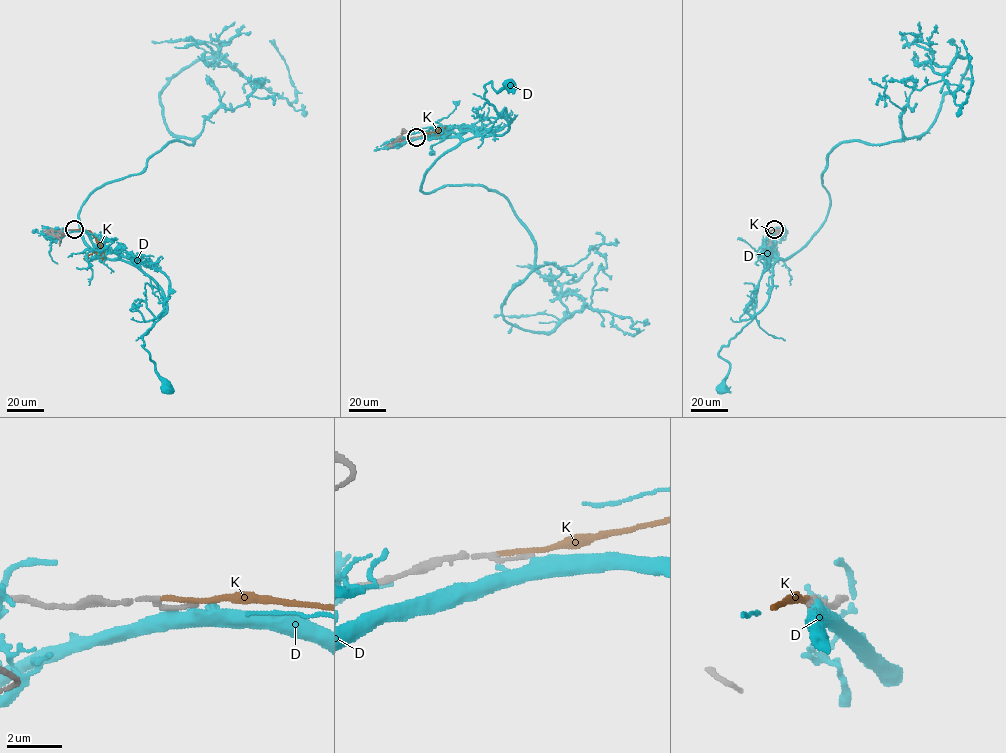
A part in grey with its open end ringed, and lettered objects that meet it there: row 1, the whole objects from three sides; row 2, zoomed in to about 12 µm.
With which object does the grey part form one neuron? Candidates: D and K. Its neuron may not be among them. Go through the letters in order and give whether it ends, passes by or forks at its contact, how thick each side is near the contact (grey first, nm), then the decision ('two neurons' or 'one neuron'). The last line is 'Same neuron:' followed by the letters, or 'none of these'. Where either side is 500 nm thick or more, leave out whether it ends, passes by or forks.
D: it passes by; 220 nm thick on the grey side, 320 nm on the other; two neurons
K: it ends there; 150 nm thick on the grey side, 160 nm on the other; one neuron
Same neuron: K

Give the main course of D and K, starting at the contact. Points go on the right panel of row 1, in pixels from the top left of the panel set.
D: (775, 230), (777, 259), (767, 303), (719, 352), (729, 366), (723, 389)
K: (774, 229), (770, 233), (770, 246), (764, 253), (772, 258)

